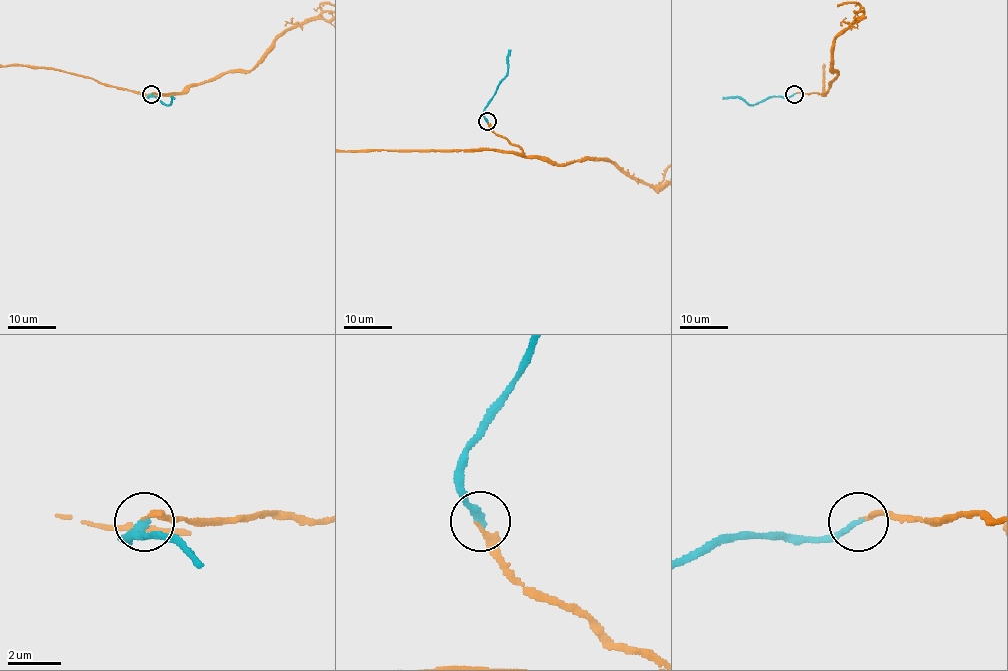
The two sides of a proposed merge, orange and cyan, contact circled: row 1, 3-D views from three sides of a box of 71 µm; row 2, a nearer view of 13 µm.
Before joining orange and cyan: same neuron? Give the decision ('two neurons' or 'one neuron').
one neuron

